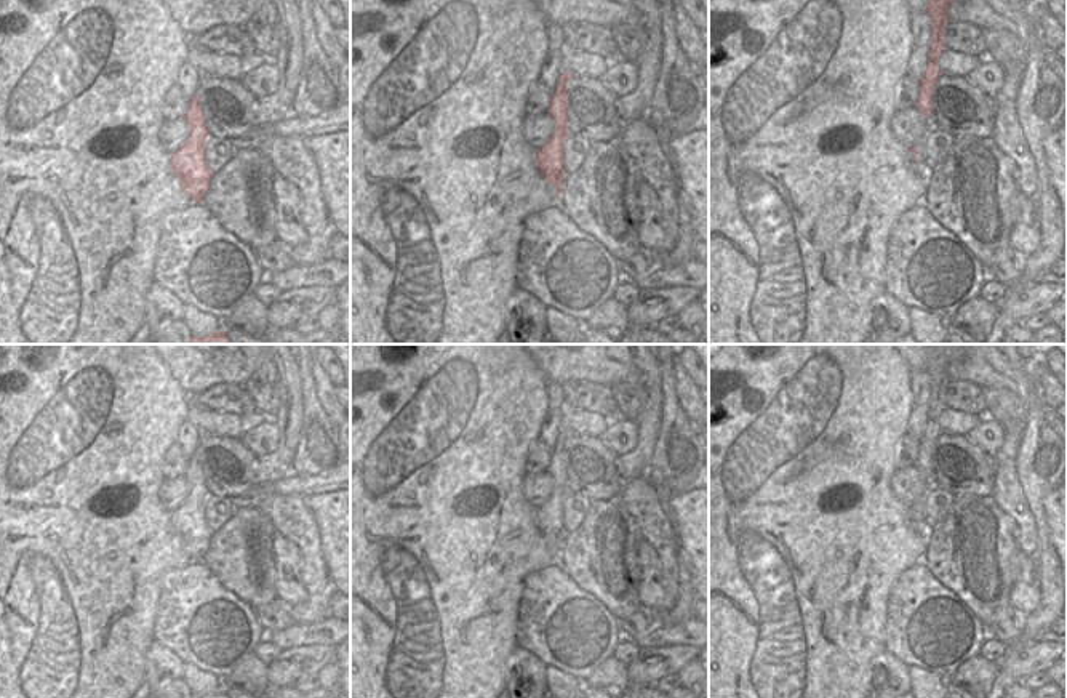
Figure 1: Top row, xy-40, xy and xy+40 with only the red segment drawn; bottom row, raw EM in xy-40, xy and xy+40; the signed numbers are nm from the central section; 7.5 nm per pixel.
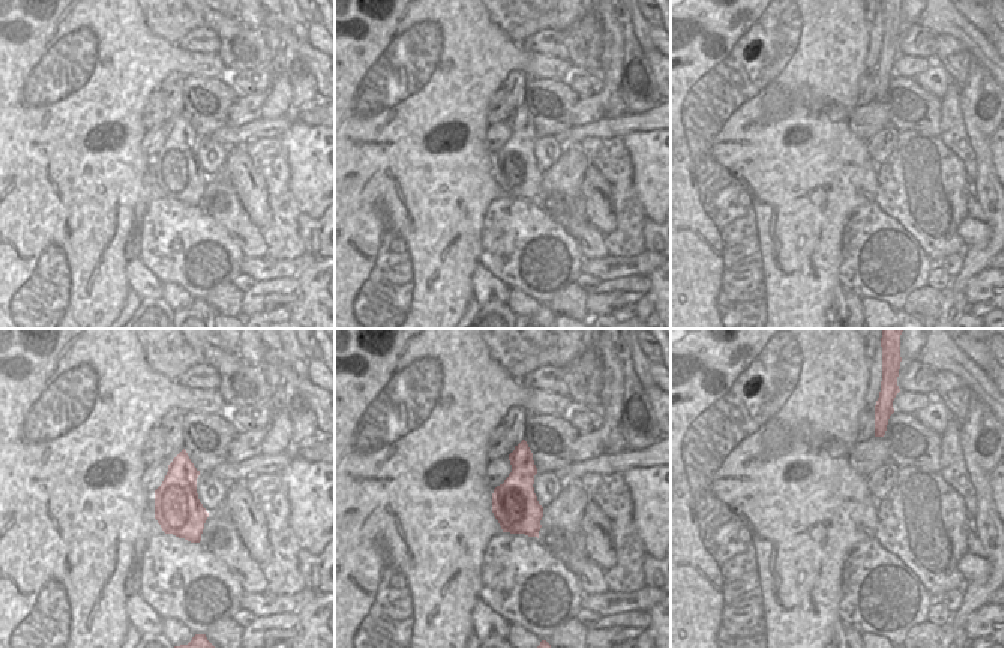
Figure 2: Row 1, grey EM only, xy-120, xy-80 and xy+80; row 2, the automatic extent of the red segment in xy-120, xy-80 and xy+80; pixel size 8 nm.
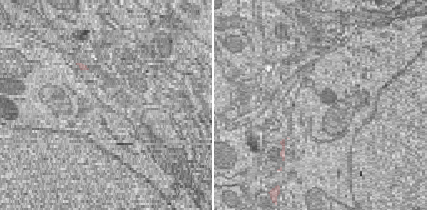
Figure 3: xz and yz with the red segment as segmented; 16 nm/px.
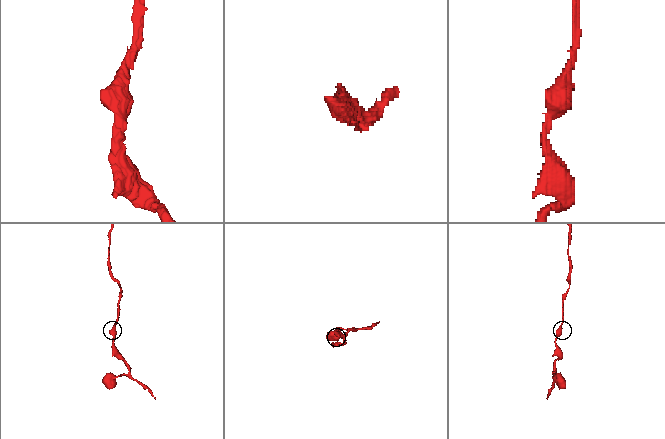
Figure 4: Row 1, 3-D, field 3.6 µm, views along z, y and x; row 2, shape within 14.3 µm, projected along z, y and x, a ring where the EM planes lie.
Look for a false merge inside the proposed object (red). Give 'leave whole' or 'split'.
leave whole

